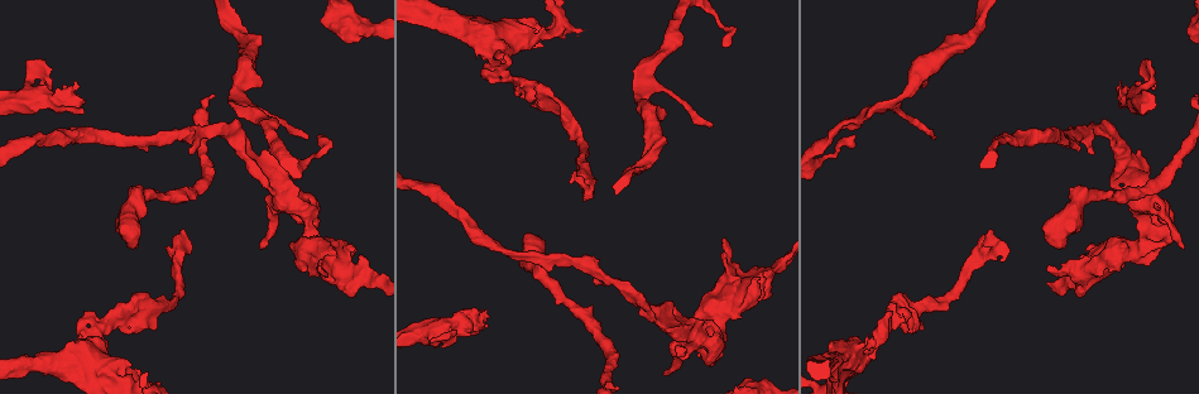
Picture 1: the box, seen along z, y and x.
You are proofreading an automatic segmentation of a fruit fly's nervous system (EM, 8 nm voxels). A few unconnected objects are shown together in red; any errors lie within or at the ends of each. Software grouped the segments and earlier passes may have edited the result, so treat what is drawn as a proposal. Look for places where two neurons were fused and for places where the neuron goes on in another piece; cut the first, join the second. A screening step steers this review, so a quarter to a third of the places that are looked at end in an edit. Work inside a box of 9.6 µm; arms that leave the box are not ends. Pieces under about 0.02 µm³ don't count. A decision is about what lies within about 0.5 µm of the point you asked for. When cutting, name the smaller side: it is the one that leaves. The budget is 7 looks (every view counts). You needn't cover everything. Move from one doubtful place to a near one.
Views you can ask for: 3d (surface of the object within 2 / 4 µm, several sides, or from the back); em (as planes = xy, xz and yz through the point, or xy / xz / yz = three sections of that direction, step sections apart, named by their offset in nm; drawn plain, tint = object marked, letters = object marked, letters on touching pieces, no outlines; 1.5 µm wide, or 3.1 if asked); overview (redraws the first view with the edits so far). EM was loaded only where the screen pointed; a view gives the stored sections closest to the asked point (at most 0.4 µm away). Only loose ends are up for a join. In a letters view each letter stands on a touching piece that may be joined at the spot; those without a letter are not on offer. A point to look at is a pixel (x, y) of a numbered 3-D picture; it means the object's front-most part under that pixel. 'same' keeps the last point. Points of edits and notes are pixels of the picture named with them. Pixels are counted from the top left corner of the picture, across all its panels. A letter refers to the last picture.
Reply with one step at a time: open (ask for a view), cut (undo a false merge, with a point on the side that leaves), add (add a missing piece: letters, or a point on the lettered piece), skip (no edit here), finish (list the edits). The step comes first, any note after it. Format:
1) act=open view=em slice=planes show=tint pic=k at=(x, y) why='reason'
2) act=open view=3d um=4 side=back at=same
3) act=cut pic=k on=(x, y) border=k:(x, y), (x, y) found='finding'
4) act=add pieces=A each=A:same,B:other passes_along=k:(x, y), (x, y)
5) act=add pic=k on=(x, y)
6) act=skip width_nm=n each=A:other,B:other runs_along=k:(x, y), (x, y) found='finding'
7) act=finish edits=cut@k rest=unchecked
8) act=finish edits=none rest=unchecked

act=open view=em slice=planes show=letters pic=1 at=(594, 281)

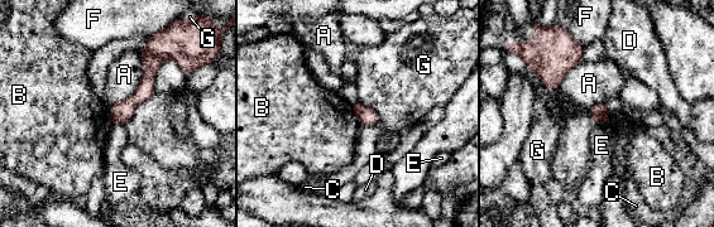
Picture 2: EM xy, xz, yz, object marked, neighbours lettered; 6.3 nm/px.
act=skip longest_contact=A:400nm each=A:other,B:other,C:other,D:other,E:other,F:other,G:other found='no lettered piece goes on from it'

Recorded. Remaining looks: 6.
act=open view=3d um=2 pic=1 at=(82, 113) why='stops while still wide'

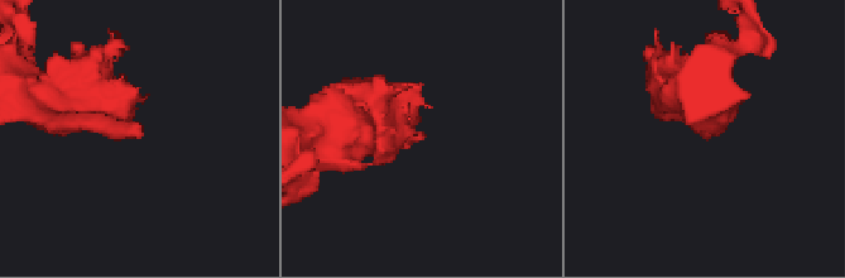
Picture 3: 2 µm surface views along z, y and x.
act=open view=em slice=planes show=letters pic=3 at=(140, 131) why='shape alone is not enough'

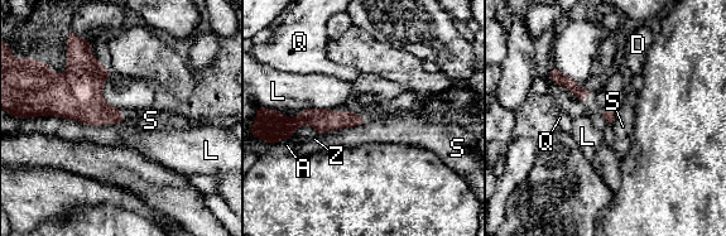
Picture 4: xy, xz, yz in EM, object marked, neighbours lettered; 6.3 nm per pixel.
act=skip each=A:other,D:other,L:other,Q:other,S:other,Z:other found='none of them fits'

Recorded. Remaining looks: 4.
act=open view=3d um=4 pic=1 at=(100, 363) why='sudden change in width'

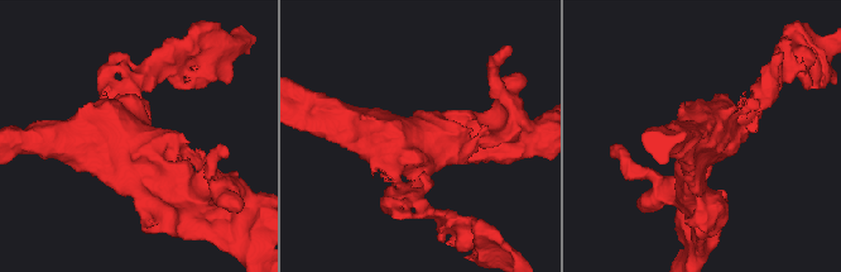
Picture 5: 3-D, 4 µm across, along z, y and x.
act=open view=em slice=planes show=letters pic=5 at=(417, 140)

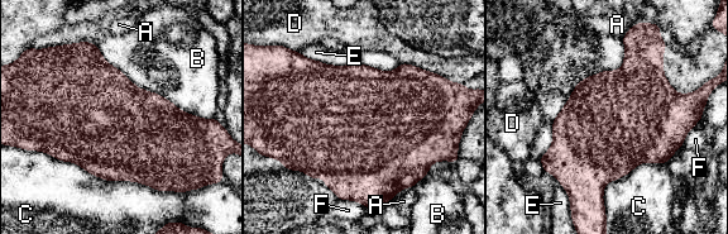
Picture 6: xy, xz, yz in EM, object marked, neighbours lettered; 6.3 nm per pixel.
act=skip longest_contact=C:900nm each=A:other,B:other,C:other,D:other,E:other,F:other border=6:(429, 172), (412, 186) found='one neuron here'

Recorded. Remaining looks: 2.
act=finish edits=none rest=unchecked

